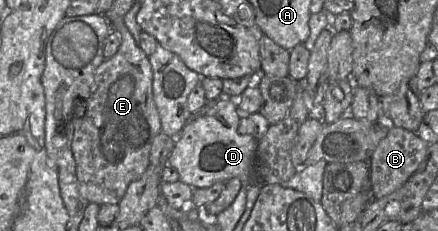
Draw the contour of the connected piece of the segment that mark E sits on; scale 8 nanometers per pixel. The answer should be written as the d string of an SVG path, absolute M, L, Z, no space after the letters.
M124 19L116 20L111 25L112 29L120 35L121 44L113 57L105 59L96 68L90 97L74 110L71 142L79 192L86 200L99 206L118 204L128 186L142 177L150 164L152 142L162 130L159 113L153 99L153 73L149 57L138 47L125 26Z

